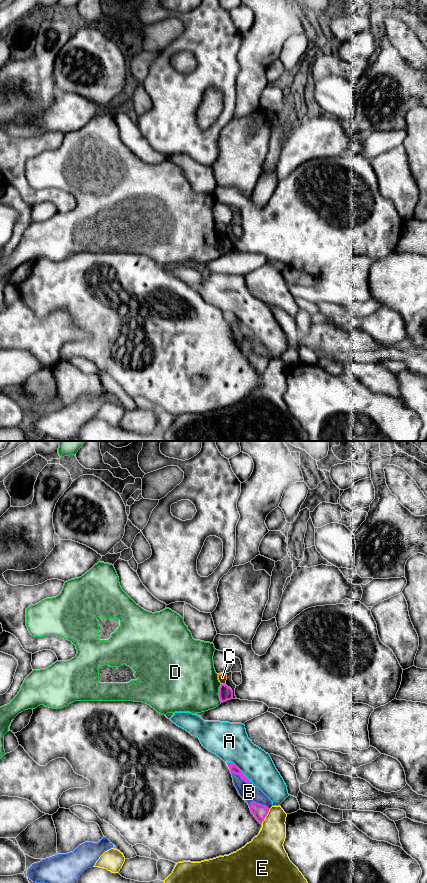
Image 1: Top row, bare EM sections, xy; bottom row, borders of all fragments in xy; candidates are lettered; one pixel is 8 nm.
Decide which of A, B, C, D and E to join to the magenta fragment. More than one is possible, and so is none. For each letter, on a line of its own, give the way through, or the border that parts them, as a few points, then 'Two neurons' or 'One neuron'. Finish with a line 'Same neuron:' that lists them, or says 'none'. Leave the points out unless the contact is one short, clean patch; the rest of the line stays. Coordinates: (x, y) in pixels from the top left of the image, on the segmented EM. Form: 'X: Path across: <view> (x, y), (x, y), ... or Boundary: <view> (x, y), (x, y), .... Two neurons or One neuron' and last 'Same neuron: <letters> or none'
A: Two neurons
B: Two neurons
C: Boundary: xy (221, 683), (224, 684). Two neurons
D: Two neurons
E: Two neurons
Same neuron: none

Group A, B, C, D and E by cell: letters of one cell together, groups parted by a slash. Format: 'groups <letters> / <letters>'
groups A / B / C / D / E

